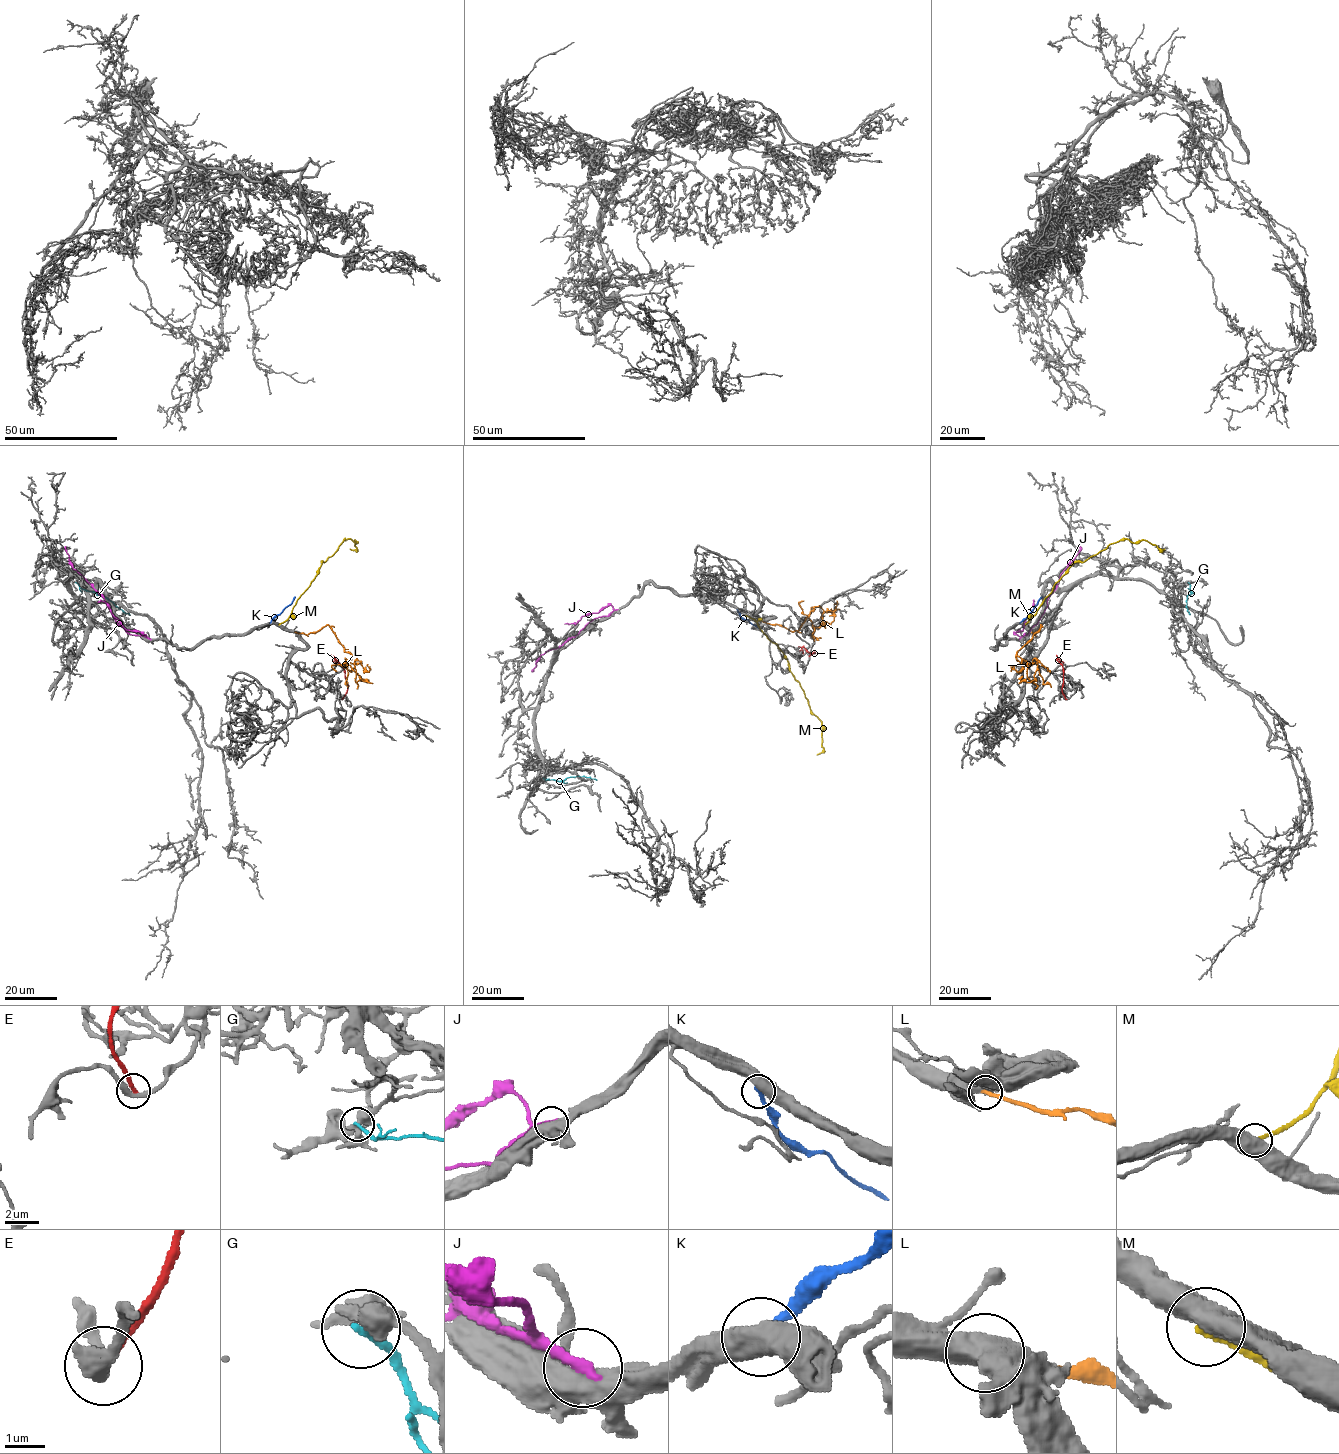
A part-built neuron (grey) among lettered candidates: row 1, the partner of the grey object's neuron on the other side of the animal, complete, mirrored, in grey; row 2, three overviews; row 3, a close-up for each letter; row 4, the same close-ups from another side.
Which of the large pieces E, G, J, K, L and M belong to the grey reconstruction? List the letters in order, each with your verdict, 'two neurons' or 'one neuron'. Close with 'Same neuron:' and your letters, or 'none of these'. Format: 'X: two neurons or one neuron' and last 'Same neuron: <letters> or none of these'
E: two neurons
G: two neurons
J: two neurons
K: two neurons
L: one neuron
M: two neurons
Same neuron: L

